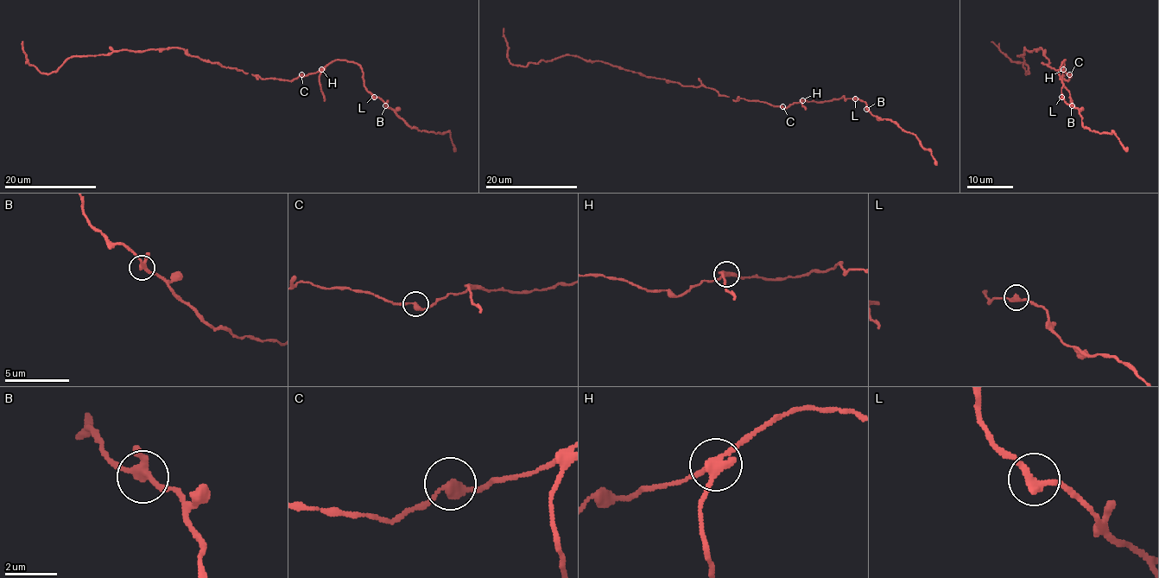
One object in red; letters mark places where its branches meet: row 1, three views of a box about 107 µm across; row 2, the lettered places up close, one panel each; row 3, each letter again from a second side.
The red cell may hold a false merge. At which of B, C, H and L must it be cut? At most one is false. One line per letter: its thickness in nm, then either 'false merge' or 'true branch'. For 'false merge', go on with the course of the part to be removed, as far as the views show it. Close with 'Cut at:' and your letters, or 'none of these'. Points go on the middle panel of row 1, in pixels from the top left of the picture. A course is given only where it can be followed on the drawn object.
B: 260 nm | true branch
C: 320 nm | true branch
H: 260 nm | false merge | (803, 100), (801, 99), (805, 110)
L: 320 nm | true branch
Cut at: H

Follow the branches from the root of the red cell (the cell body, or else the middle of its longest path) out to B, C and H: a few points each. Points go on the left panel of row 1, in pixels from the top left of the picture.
B: (248, 73), (264, 79), (293, 80), (323, 70), (337, 60), (346, 60), (360, 66), (364, 87), (385, 105)
C: (248, 73), (279, 80), (293, 80), (301, 74)
H: (248, 73), (264, 79), (293, 80), (322, 70)

